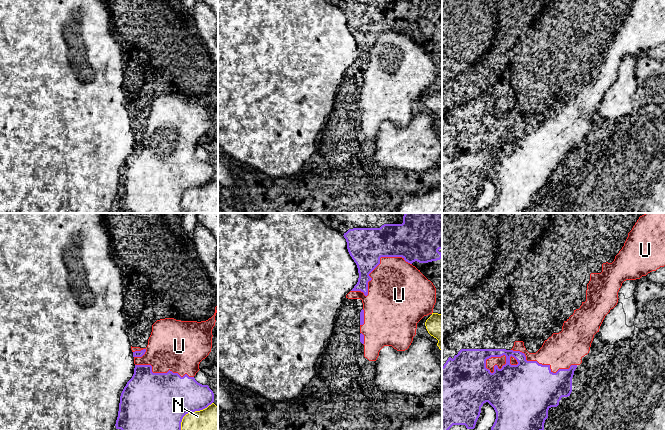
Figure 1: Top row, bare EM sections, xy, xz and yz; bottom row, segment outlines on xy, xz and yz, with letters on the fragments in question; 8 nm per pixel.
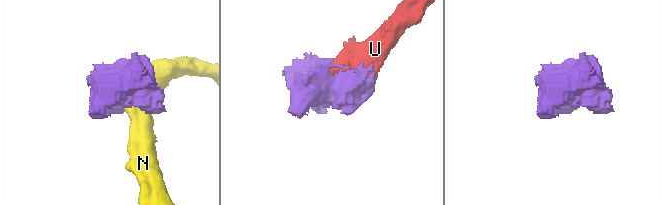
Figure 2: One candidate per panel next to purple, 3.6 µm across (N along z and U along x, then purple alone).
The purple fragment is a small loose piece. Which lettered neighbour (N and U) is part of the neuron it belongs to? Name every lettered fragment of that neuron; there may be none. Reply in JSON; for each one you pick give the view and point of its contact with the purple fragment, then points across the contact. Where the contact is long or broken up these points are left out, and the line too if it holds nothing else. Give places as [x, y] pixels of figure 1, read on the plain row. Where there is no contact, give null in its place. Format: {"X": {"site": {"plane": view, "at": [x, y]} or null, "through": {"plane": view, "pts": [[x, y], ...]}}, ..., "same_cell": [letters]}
{"U": {"site": {"plane": "xz", "at": [374, 44]}}, "same_cell": ["U"]}

